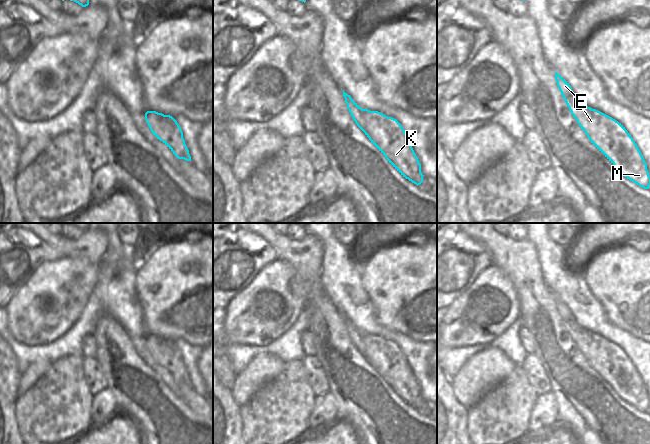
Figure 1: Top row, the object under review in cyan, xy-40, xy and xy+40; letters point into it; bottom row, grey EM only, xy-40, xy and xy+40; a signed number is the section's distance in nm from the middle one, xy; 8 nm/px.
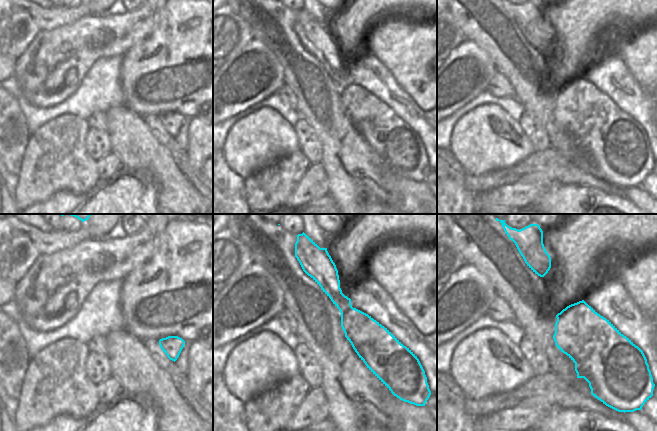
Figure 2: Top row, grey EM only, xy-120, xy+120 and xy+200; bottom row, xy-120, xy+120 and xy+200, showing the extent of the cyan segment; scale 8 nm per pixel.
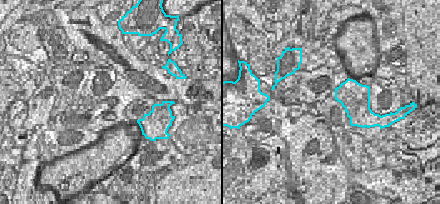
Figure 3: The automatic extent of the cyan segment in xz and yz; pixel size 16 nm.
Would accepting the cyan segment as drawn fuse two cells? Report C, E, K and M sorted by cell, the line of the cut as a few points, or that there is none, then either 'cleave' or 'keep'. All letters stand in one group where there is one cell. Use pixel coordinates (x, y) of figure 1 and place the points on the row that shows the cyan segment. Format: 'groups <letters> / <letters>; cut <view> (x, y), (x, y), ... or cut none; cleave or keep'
groups C K M / E; cut xy (362, 109), (364, 127), (361, 129); cleave

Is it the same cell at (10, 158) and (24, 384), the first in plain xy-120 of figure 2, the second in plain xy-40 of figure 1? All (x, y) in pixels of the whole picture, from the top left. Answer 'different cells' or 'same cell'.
different cells

